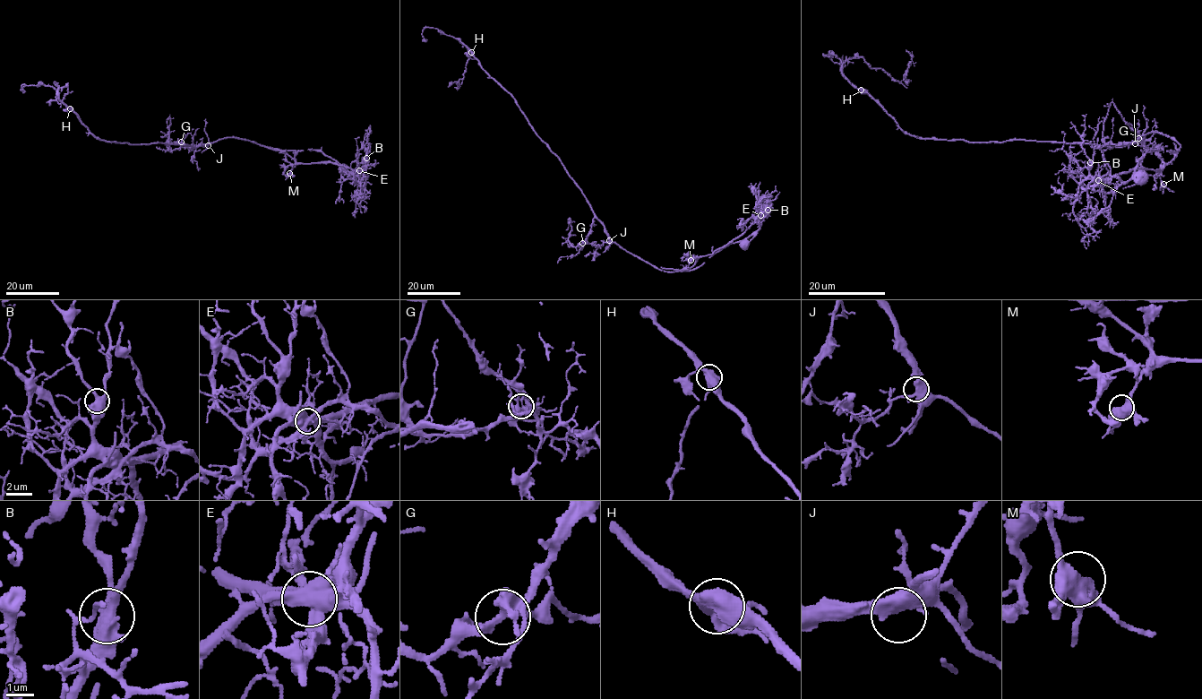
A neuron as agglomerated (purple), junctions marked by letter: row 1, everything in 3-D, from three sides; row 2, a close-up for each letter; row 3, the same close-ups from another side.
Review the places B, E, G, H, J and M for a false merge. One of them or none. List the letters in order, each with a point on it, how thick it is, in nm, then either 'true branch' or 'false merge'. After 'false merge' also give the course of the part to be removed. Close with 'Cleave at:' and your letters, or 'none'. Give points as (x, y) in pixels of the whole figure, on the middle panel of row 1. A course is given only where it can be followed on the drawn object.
B: place (768, 210); calibre 480 nm; true branch
E: place (760, 215); calibre 550 nm; false merge; course (760, 215), (742, 234), (711, 254), (701, 255), (690, 268), (674, 270), (661, 267)
G: place (582, 243); calibre 380 nm; true branch
H: place (471, 52); calibre 480 nm; true branch
J: place (609, 240); calibre 440 nm; true branch
M: place (691, 260); calibre 550 nm; true branch
Cleave at: E

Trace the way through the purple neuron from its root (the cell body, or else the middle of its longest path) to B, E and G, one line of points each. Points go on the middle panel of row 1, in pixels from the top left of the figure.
B: (745, 245), (746, 238), (759, 228), (760, 215), (768, 210)
E: (745, 245), (746, 238), (759, 228), (760, 215)
G: (745, 245), (759, 228), (757, 220), (690, 268), (665, 271), (613, 243), (596, 218), (582, 243)

